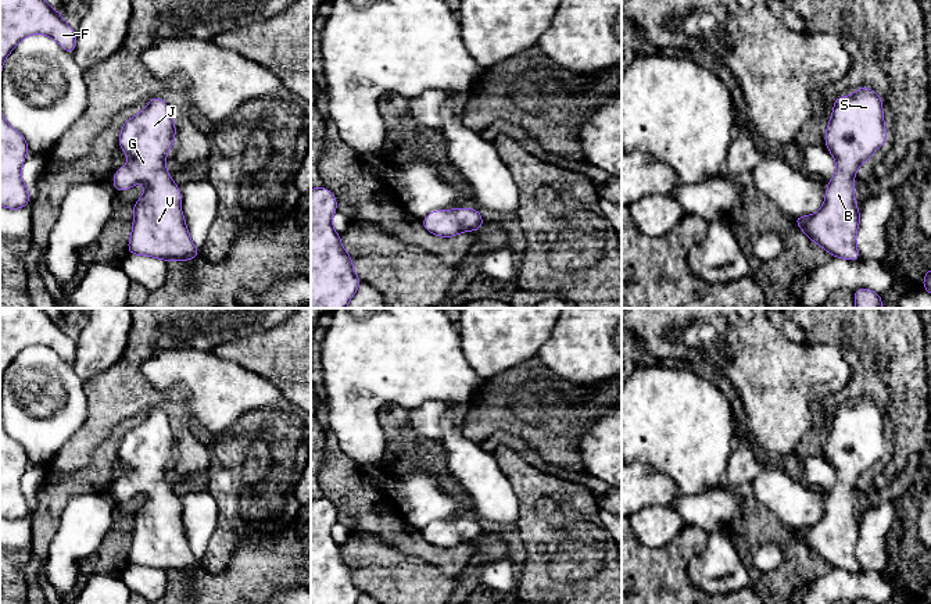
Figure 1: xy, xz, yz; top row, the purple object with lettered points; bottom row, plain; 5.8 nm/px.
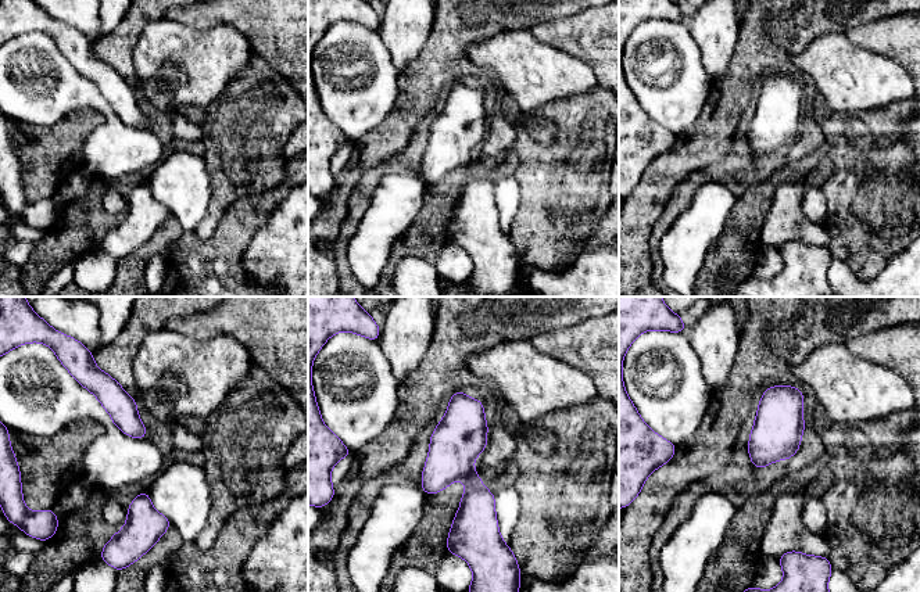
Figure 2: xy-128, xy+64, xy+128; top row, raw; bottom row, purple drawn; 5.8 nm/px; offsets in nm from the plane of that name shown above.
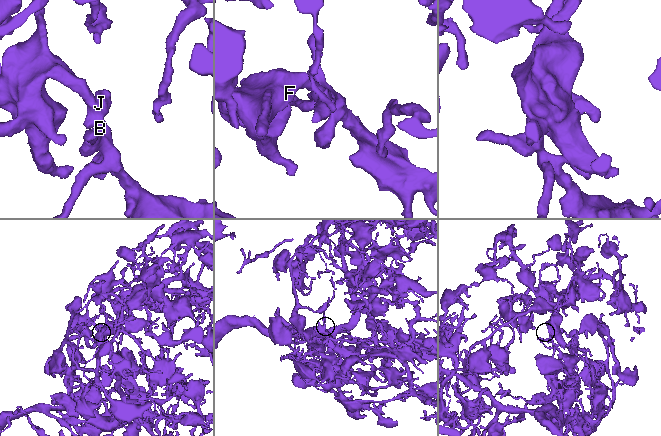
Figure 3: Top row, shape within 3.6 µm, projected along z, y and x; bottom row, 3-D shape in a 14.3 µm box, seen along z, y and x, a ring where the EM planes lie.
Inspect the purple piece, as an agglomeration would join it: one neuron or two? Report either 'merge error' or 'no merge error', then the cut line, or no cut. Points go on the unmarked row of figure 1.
no merge error; no cut

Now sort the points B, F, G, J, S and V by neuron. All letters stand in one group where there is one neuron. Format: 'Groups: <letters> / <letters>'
Groups: B F G J S V

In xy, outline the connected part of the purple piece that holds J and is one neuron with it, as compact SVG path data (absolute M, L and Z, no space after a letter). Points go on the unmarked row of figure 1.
M154 407L144 422L123 433L118 455L130 473L121 478L112 497L117 503L130 500L135 494L146 496L144 505L133 517L133 537L128 554L128 565L150 567L164 572L191 572L201 562L191 554L185 528L180 521L182 505L179 497L165 482L166 462L175 455L176 437L171 429L168 415Z

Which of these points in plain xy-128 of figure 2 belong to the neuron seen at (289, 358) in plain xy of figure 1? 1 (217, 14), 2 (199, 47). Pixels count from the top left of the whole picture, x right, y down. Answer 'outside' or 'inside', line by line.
1: inside
2: outside

